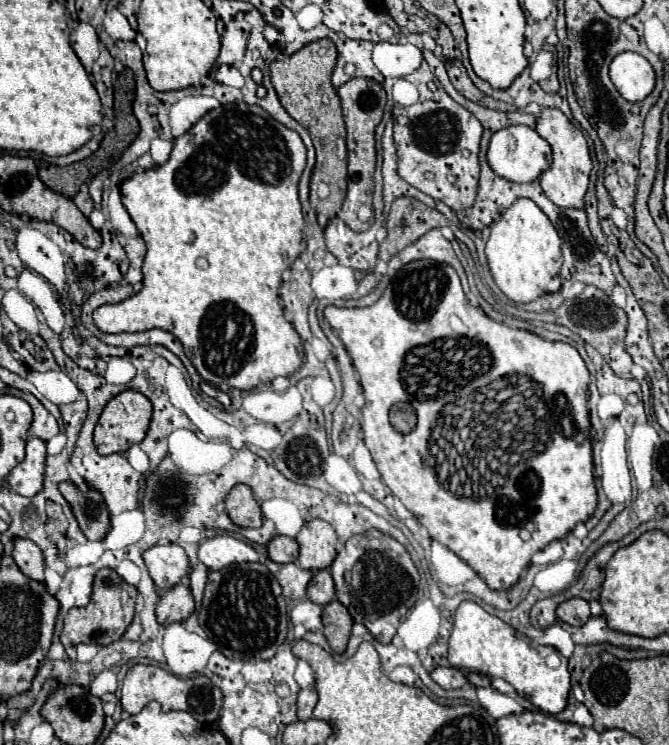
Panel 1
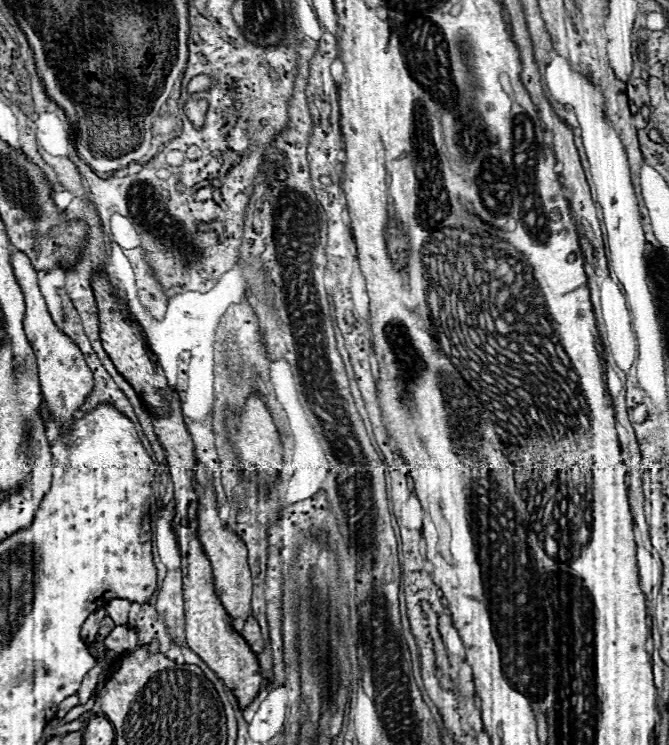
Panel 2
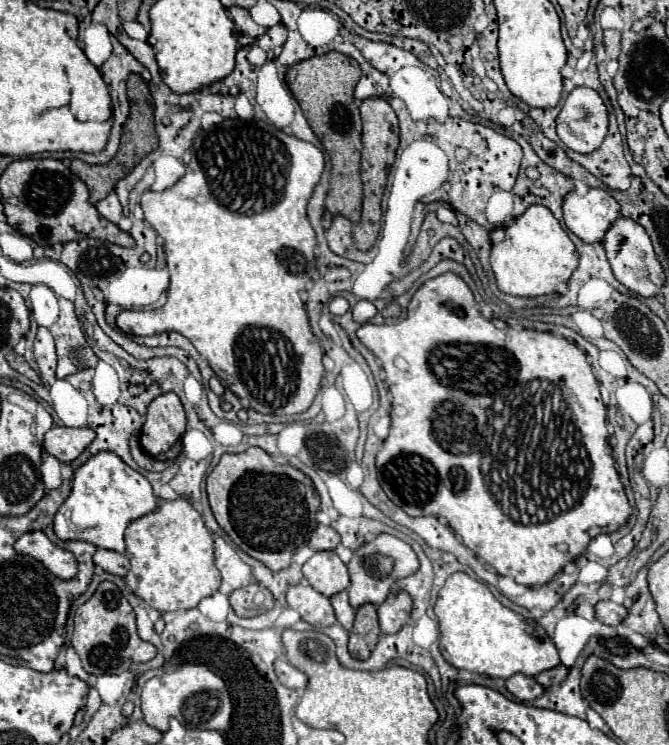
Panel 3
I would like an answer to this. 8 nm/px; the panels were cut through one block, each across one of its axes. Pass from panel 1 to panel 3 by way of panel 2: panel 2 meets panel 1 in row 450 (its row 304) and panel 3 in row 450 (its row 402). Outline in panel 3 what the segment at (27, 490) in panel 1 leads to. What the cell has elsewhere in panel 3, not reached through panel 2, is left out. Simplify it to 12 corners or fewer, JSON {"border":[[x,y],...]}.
{"border":[[52,426],[44,448],[70,464],[94,440],[92,428]]}

